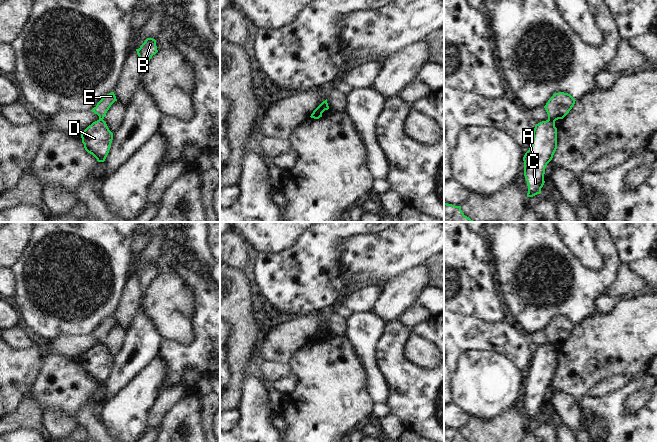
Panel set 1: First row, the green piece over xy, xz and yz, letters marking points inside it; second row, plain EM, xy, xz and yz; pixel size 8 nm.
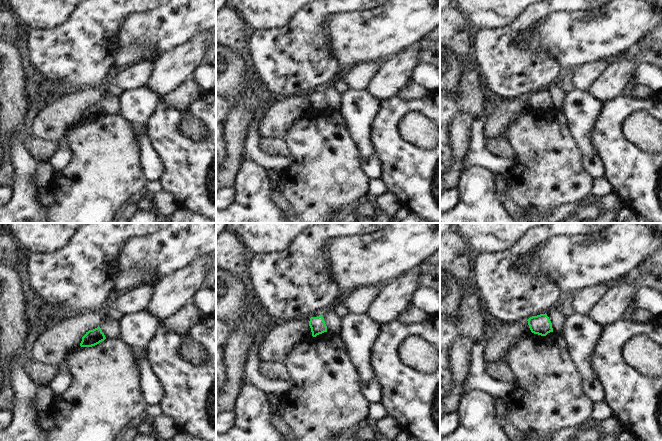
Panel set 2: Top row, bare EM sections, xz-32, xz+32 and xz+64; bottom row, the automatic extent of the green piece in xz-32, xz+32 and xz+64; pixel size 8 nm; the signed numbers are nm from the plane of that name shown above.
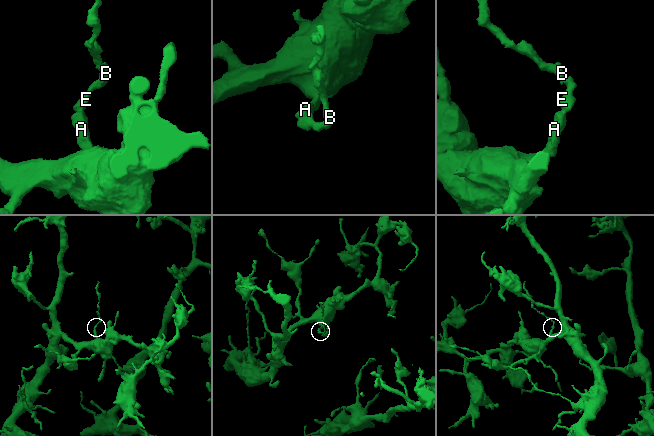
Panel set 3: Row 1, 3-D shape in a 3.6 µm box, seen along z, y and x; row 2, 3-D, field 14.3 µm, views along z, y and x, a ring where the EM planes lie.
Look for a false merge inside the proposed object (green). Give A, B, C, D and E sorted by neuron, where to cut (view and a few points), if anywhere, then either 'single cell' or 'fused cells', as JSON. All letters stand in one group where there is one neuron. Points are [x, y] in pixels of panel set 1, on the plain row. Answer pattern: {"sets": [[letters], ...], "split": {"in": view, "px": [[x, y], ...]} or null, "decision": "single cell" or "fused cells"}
{"sets": [["A", "C", "D"], ["B", "E"]], "split": {"in": "yz", "px": [[548, 342], [554, 345]]}, "decision": "fused cells"}

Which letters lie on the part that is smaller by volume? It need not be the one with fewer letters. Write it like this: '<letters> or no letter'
B, E

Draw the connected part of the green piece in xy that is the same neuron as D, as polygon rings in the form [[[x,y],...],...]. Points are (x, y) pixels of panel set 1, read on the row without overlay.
[[[97,344],[81,357],[85,374],[98,386],[104,386],[113,364],[113,357],[104,344]]]

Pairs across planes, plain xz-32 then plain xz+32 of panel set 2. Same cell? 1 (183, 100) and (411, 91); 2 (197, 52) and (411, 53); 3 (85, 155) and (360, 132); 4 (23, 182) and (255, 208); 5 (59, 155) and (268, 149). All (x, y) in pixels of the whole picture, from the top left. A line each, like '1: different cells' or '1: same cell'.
1: same cell
2: same cell
3: different cells
4: same cell
5: different cells

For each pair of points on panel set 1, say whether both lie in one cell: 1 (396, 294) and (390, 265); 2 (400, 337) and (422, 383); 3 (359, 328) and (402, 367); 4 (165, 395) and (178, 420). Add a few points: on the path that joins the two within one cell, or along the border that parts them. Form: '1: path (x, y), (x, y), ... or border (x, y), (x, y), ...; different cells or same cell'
1: border (414, 266), (386, 279), (380, 284); different cells
2: path (398, 349), (398, 360), (410, 372); same cell
3: border (386, 323), (383, 333), (376, 344), (377, 367); different cells
4: border (185, 393), (165, 413), (159, 427); different cells

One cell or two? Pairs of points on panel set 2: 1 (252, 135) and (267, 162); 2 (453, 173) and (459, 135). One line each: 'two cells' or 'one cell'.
1: one cell
2: one cell

